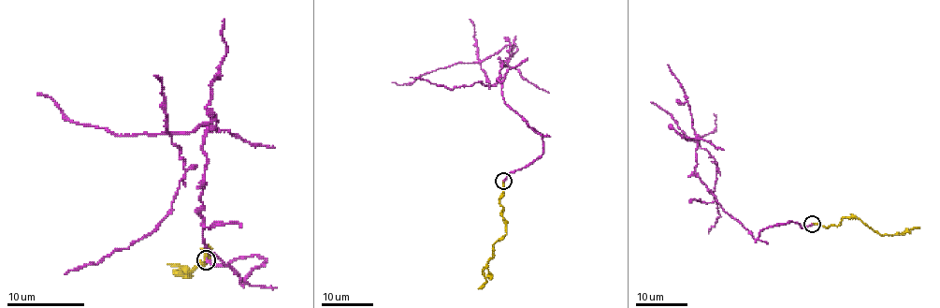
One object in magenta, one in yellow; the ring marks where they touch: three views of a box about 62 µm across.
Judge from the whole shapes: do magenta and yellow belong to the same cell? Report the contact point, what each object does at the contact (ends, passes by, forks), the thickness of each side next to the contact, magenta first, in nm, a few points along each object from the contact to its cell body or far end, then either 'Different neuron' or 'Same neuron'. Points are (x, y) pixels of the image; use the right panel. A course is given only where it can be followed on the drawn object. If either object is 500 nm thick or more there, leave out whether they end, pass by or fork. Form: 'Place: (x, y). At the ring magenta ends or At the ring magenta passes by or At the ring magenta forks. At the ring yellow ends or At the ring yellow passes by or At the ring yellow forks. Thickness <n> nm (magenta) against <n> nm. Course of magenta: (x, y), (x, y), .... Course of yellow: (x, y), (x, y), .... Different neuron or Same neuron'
Place: (812, 224). At the ring magenta ends. At the ring yellow ends. Thickness 240 nm (magenta) against 240 nm. Course of magenta: (811, 225), (790, 220), (755, 239), (695, 171), (697, 139), (676, 131), (715, 158), (720, 216), (708, 233). Course of yellow: (811, 225), (836, 226), (844, 218), (859, 218), (881, 235), (902, 233), (919, 227). Different neuron

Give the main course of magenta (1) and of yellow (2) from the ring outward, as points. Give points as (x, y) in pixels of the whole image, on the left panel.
1: (207, 260), (265, 260), (241, 282), (202, 239), (214, 120), (171, 136), (185, 176), (169, 213), (65, 273)
2: (204, 260), (200, 262), (209, 250), (210, 258), (189, 275), (175, 273), (179, 268), (167, 264)

